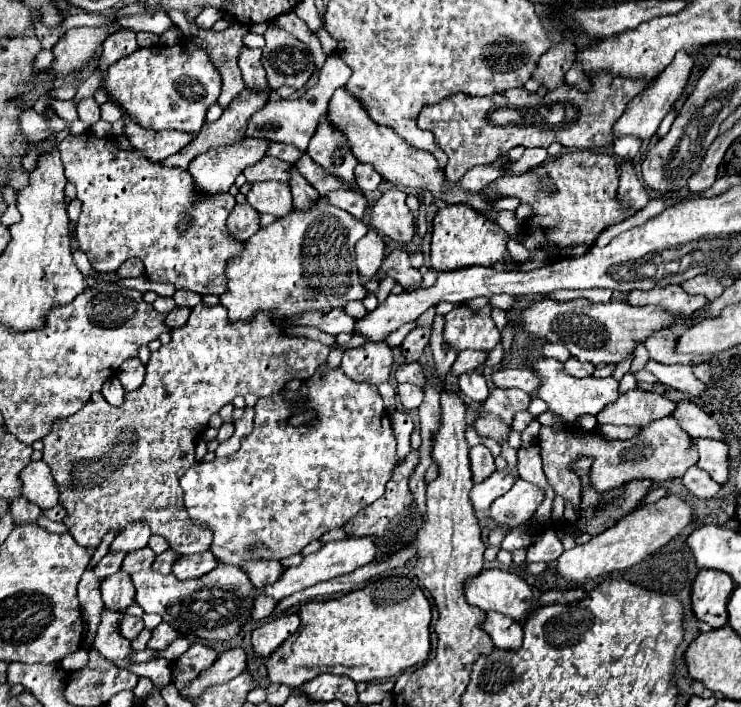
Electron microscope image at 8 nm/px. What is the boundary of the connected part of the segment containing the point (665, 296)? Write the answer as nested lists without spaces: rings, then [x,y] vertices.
[[[669,284],[669,286],[655,286],[653,290],[631,290],[627,296],[627,302],[631,306],[661,306],[669,312],[677,314],[693,314],[701,310],[709,300],[705,296],[693,296],[687,294],[679,284]]]

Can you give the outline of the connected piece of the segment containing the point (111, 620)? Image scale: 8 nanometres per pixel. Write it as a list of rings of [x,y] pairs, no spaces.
[[[103,608],[101,612],[101,622],[97,626],[97,636],[93,640],[93,648],[101,652],[107,660],[117,660],[117,658],[127,658],[133,648],[131,642],[125,640],[119,632],[119,622],[123,620],[123,612],[115,612],[109,608]]]

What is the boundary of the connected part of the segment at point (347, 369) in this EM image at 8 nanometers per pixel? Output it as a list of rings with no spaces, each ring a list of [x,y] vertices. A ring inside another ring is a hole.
[[[365,344],[361,348],[349,348],[343,354],[341,368],[353,380],[359,380],[359,382],[365,382],[365,384],[383,384],[391,376],[393,354],[391,354],[391,348],[387,344]]]

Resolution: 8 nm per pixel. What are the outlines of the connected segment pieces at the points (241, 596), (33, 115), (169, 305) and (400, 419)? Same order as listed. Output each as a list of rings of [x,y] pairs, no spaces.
[[[219,564],[207,576],[193,580],[179,580],[175,574],[161,576],[155,570],[141,570],[131,576],[137,590],[135,602],[145,612],[161,614],[163,622],[171,624],[185,636],[197,636],[205,640],[231,640],[249,622],[253,612],[255,586],[247,572],[239,566]]]
[[[29,108],[29,110],[25,110],[21,114],[19,124],[21,124],[21,134],[29,142],[35,142],[35,144],[39,144],[45,138],[49,138],[49,136],[65,130],[65,122],[59,116],[47,118],[45,114],[37,114],[33,108]]]
[[[158,296],[155,302],[153,302],[155,310],[162,314],[168,314],[176,307],[176,303],[172,297],[160,297]]]
[[[395,412],[391,416],[391,424],[395,430],[395,438],[397,438],[397,456],[399,456],[399,460],[403,460],[407,456],[407,452],[411,452],[409,436],[413,432],[413,420],[405,412]]]

